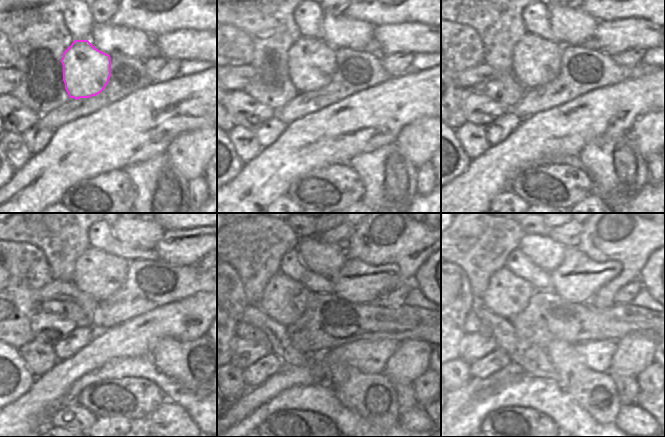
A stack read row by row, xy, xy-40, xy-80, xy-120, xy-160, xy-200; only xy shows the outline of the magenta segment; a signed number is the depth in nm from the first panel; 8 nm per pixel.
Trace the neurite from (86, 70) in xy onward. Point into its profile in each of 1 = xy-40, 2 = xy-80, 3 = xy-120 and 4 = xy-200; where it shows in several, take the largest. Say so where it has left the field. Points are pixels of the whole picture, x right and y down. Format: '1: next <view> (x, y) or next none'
1: next xy-40 (312, 64)
2: next xy-80 (536, 61)
3: next xy-120 (64, 299)
4: next xy-200 (507, 295)

